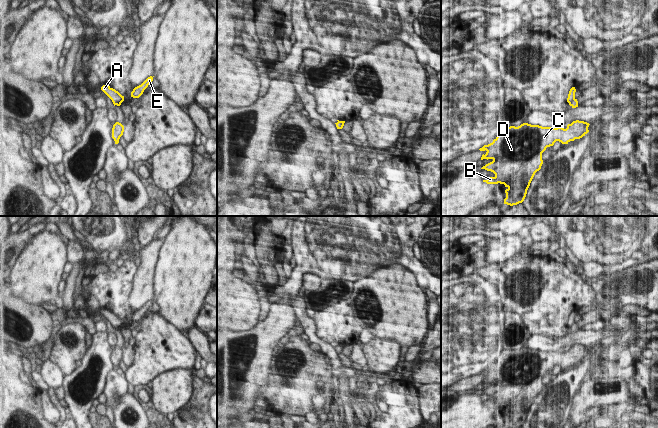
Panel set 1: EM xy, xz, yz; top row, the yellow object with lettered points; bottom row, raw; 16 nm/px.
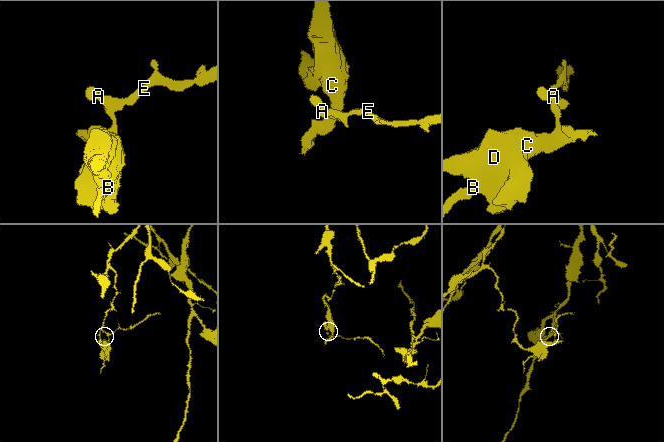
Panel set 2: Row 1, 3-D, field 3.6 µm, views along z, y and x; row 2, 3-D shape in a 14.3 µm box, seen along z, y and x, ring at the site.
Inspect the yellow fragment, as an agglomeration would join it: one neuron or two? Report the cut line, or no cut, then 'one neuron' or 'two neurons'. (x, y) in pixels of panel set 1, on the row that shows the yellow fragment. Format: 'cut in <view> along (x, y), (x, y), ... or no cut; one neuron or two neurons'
cut in yz along (574, 97), (569, 104); two neurons

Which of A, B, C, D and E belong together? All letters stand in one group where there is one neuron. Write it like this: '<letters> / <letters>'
A E / B C D

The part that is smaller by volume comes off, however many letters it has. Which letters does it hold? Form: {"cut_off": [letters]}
{"cut_off": ["A", "E"]}

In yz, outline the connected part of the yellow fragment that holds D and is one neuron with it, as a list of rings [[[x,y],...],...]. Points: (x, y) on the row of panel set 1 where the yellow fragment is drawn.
[[[576,120],[568,124],[566,129],[562,126],[553,128],[528,123],[518,127],[503,126],[492,143],[479,149],[487,151],[481,160],[493,160],[481,169],[495,174],[483,182],[505,185],[504,204],[513,206],[522,203],[535,173],[541,169],[542,153],[546,148],[553,146],[556,141],[568,144],[582,138],[589,132],[589,125]]]

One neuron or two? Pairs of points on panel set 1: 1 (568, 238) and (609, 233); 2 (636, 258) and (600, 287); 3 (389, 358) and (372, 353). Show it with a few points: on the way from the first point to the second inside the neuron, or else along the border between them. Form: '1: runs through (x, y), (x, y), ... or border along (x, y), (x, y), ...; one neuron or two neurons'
1: runs through (578, 233), (599, 233); one neuron
2: border along (641, 262), (614, 273); two neurons
3: runs through (385, 356), (381, 353), (376, 353); one neuron

